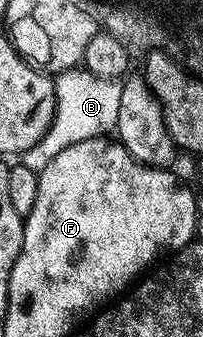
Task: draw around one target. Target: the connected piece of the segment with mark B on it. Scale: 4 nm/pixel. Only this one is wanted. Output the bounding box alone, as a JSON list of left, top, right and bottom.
[21,67,122,171]

